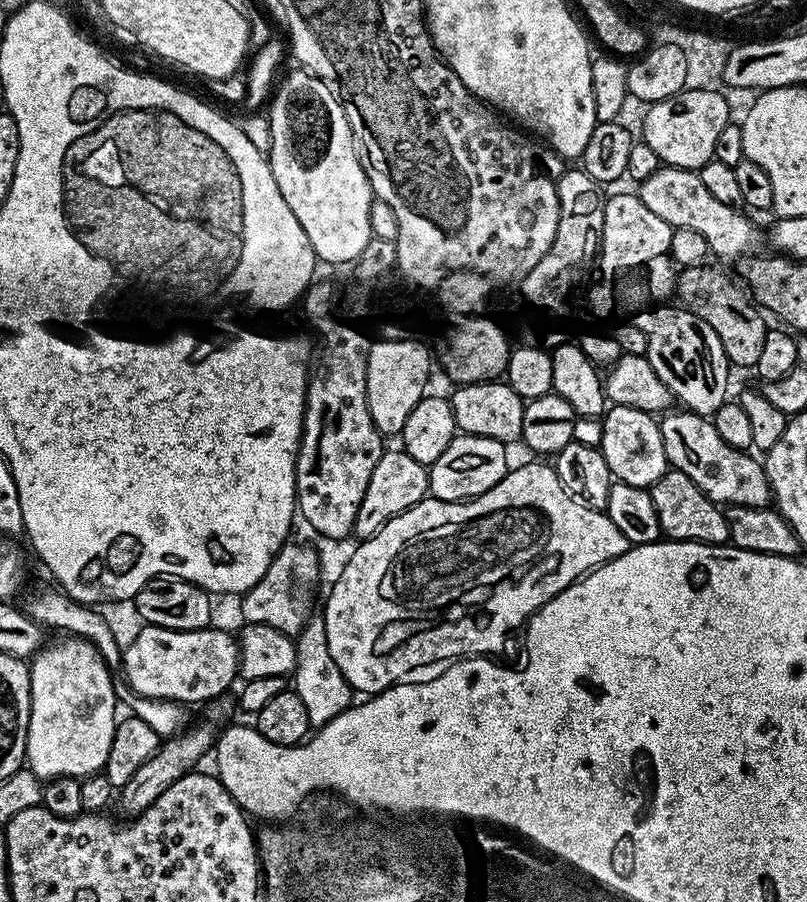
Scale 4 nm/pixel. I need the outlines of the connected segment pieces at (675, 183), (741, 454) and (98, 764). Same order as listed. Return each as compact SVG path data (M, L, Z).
M661 166L650 178L639 181L640 201L658 214L673 230L689 228L694 234L702 234L708 243L708 251L713 257L721 256L724 260L740 260L743 256L756 256L760 252L760 232L752 225L748 216L743 216L739 207L718 202L706 186L702 186L699 171L691 168L670 168Z
M669 410L663 413L658 420L660 433L662 434L662 446L666 446L666 458L669 465L675 471L686 474L686 478L691 478L694 486L698 486L698 490L702 490L702 494L706 494L706 498L710 498L715 504L721 506L737 504L747 508L769 507L772 500L772 487L768 481L768 476L764 472L763 463L755 455L722 442L718 430L714 427L709 417L700 416L697 412L687 410L676 411Z
M69 635L66 640L45 643L31 657L30 694L32 709L26 734L26 767L42 782L65 778L85 778L99 773L110 754L118 723L116 716L116 688L112 685L109 665L90 641Z

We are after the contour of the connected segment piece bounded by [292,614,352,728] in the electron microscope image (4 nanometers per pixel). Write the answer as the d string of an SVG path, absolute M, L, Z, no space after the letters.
M313 615L295 641L296 666L292 672L292 679L294 678L292 686L302 699L311 725L317 728L333 720L351 705L352 689L330 655L323 615Z

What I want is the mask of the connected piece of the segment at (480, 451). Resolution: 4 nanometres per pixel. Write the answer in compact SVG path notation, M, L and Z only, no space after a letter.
M457 434L446 446L442 458L438 458L428 469L428 490L438 500L471 500L490 490L510 470L509 449L494 438Z

